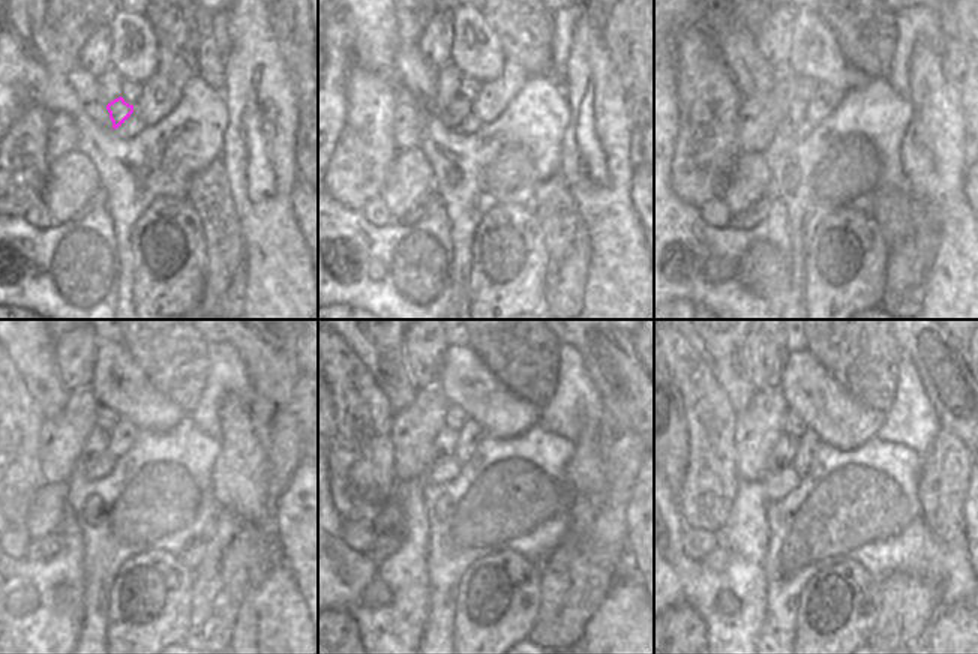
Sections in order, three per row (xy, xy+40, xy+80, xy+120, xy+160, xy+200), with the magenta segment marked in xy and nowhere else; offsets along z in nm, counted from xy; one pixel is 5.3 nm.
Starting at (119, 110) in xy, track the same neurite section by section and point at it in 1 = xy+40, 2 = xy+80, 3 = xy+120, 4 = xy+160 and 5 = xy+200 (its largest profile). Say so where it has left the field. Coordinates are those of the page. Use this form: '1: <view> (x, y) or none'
1: xy+40 (458, 110)
2: xy+80 (794, 116)
3: xy+120 (99, 440)
4: xy+160 (446, 441)
5: xy+200 (782, 455)

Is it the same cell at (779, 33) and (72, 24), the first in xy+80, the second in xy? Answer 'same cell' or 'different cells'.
different cells

